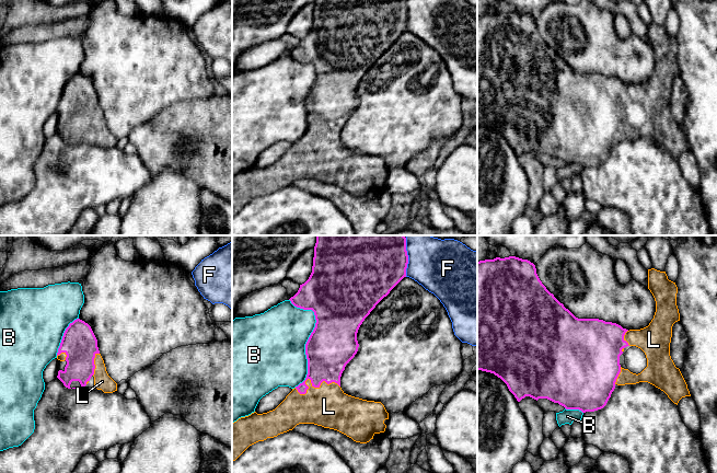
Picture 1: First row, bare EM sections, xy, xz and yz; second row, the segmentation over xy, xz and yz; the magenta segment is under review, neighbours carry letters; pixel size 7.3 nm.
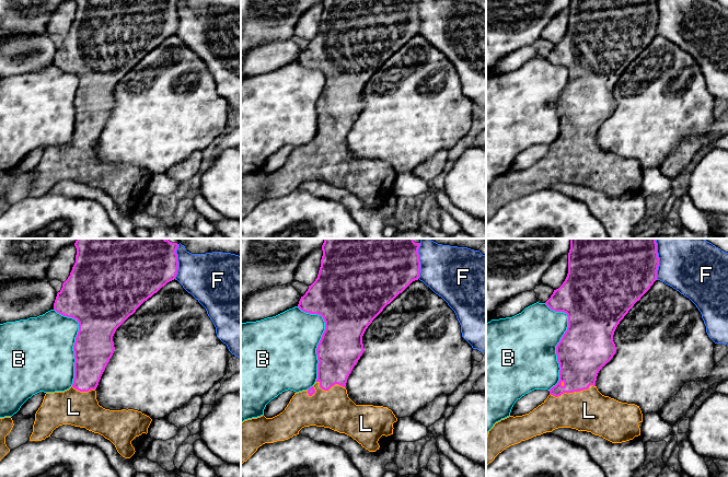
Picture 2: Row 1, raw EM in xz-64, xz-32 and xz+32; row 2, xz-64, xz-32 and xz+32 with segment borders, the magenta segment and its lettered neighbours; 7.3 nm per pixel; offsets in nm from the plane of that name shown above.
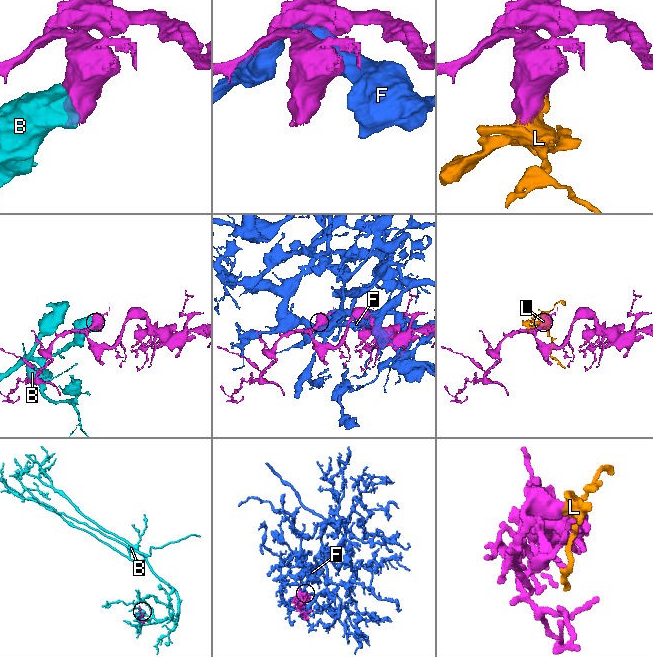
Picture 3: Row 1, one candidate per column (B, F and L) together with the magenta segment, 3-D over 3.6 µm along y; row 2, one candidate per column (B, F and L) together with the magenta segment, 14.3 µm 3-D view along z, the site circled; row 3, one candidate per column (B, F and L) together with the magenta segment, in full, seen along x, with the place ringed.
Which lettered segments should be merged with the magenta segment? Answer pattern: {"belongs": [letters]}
{"belongs": ["L"]}

